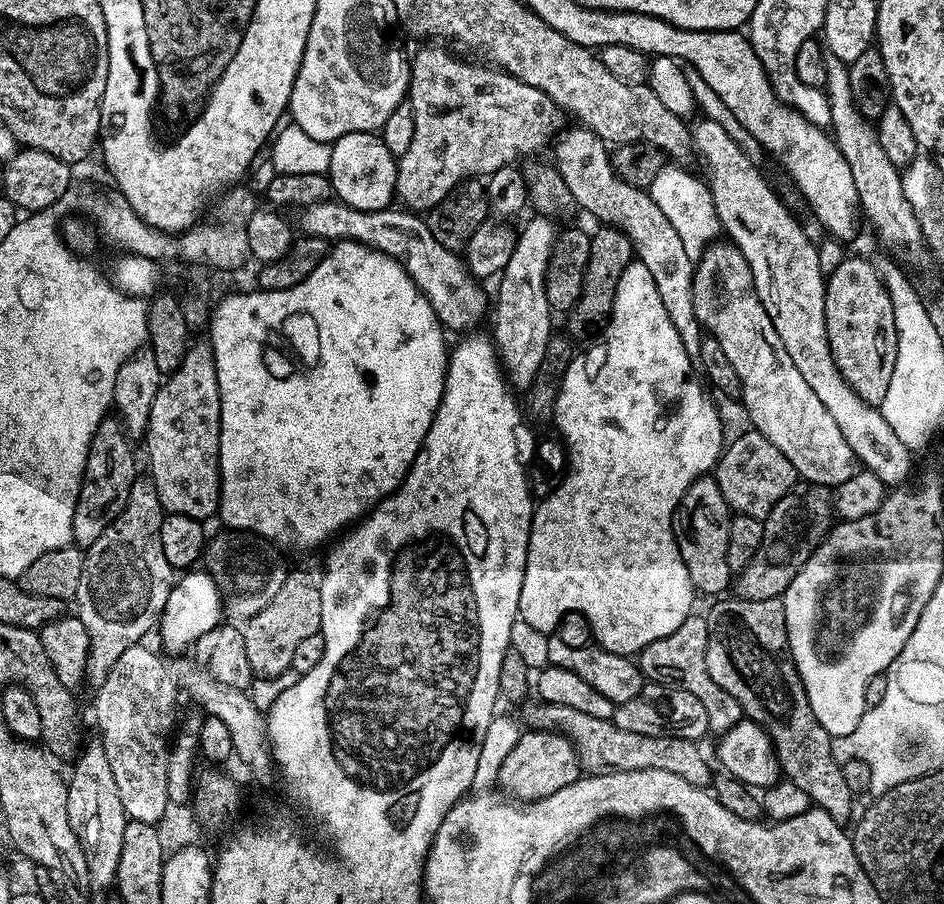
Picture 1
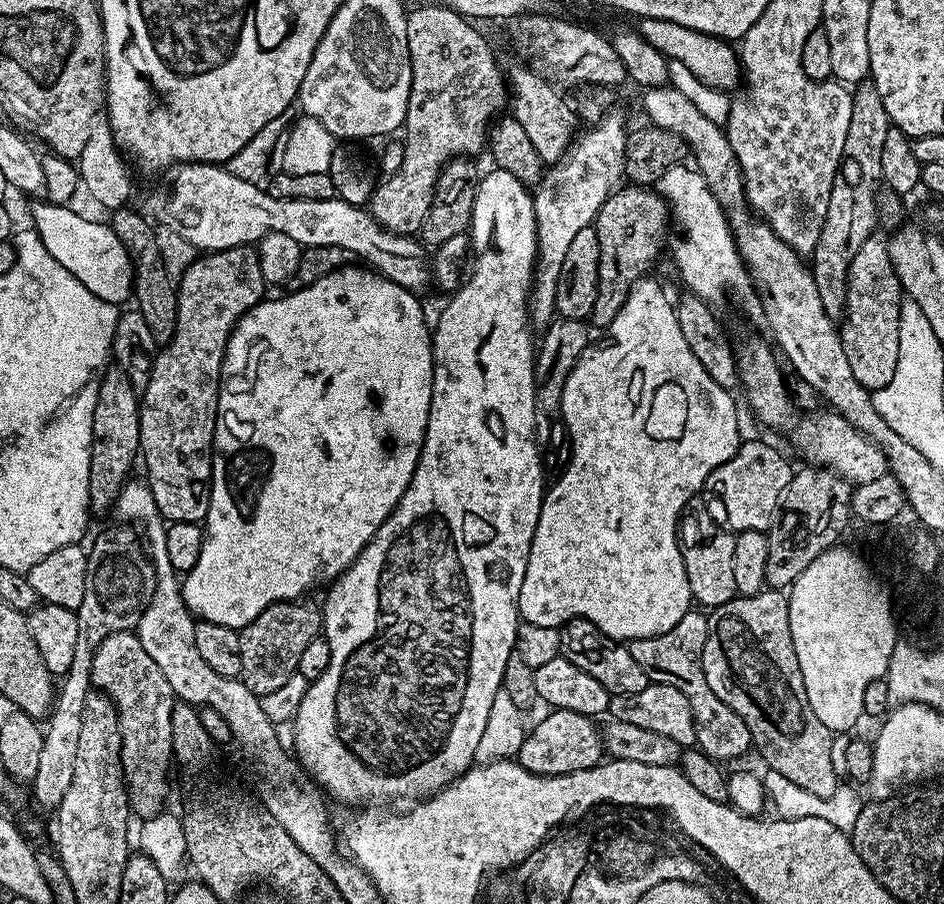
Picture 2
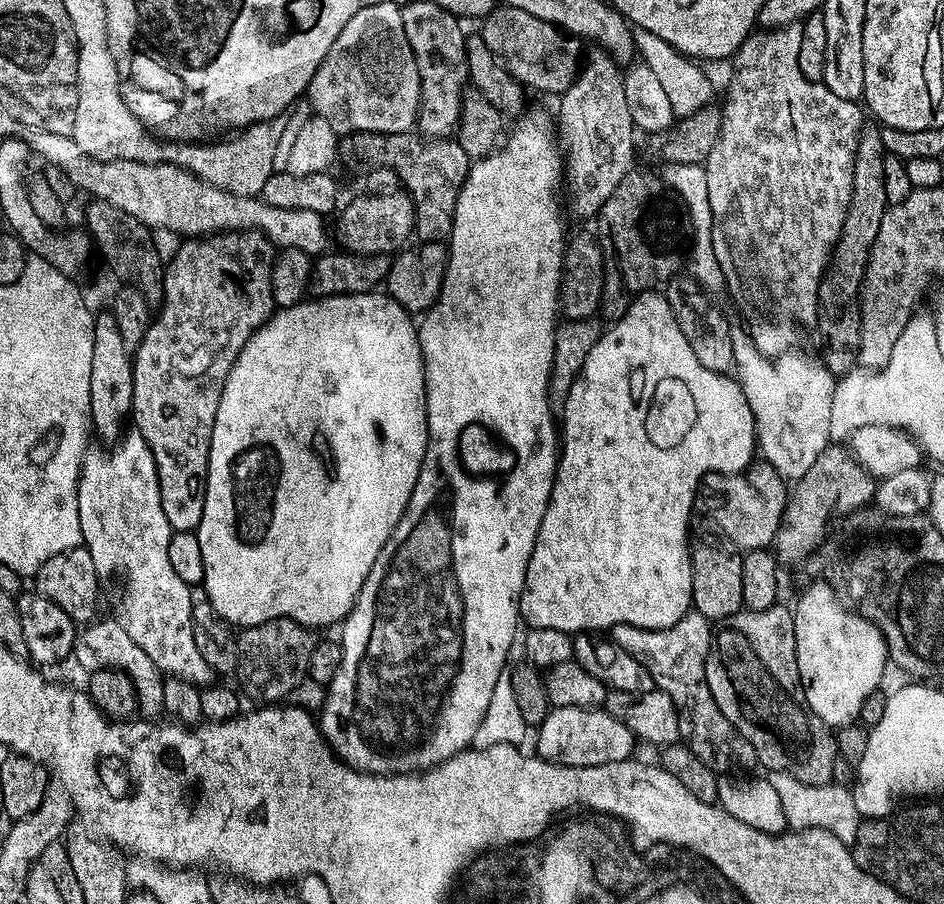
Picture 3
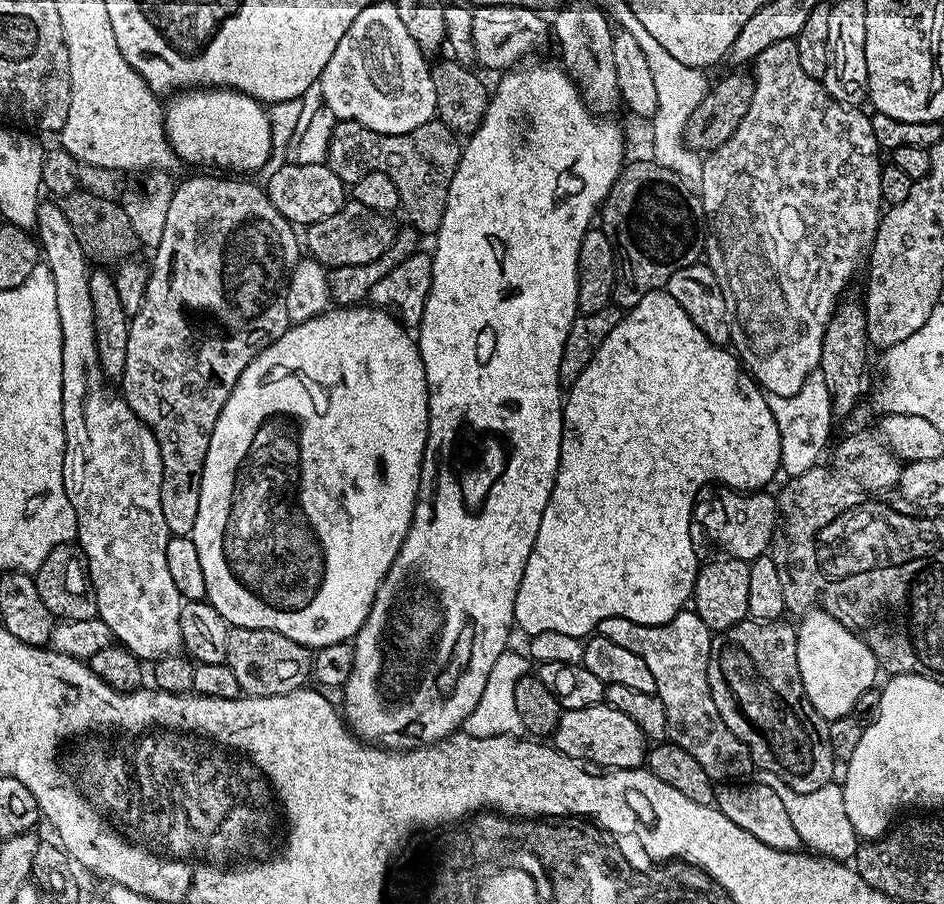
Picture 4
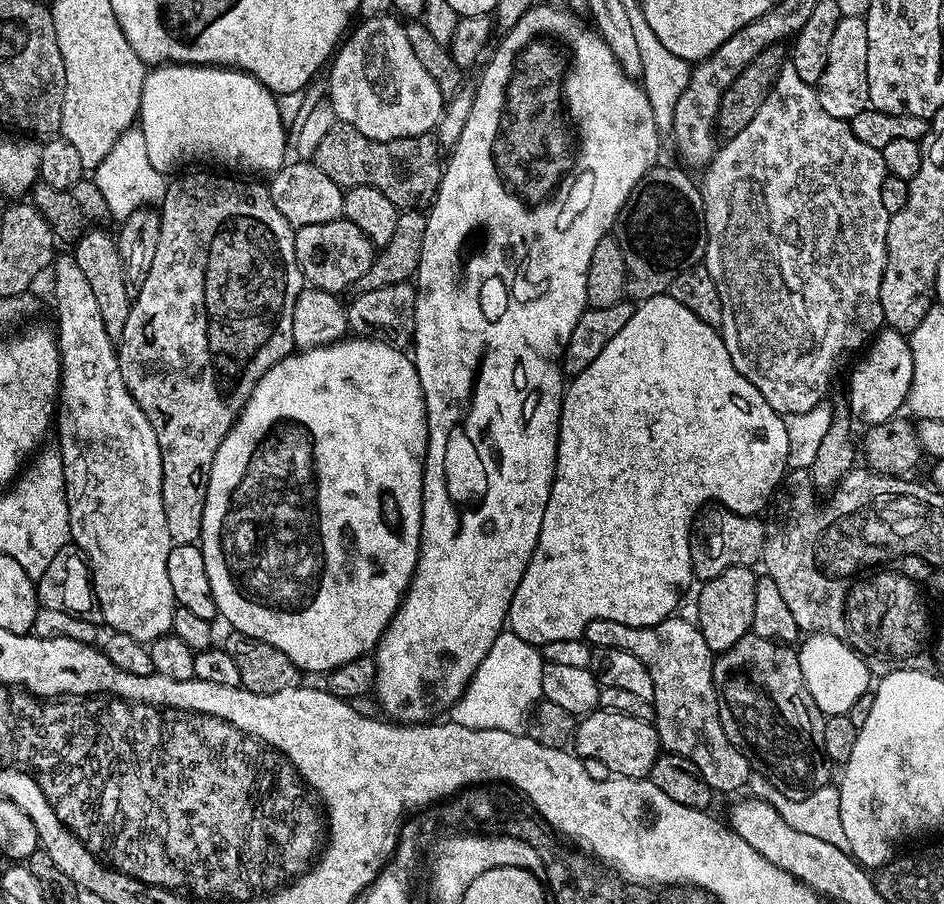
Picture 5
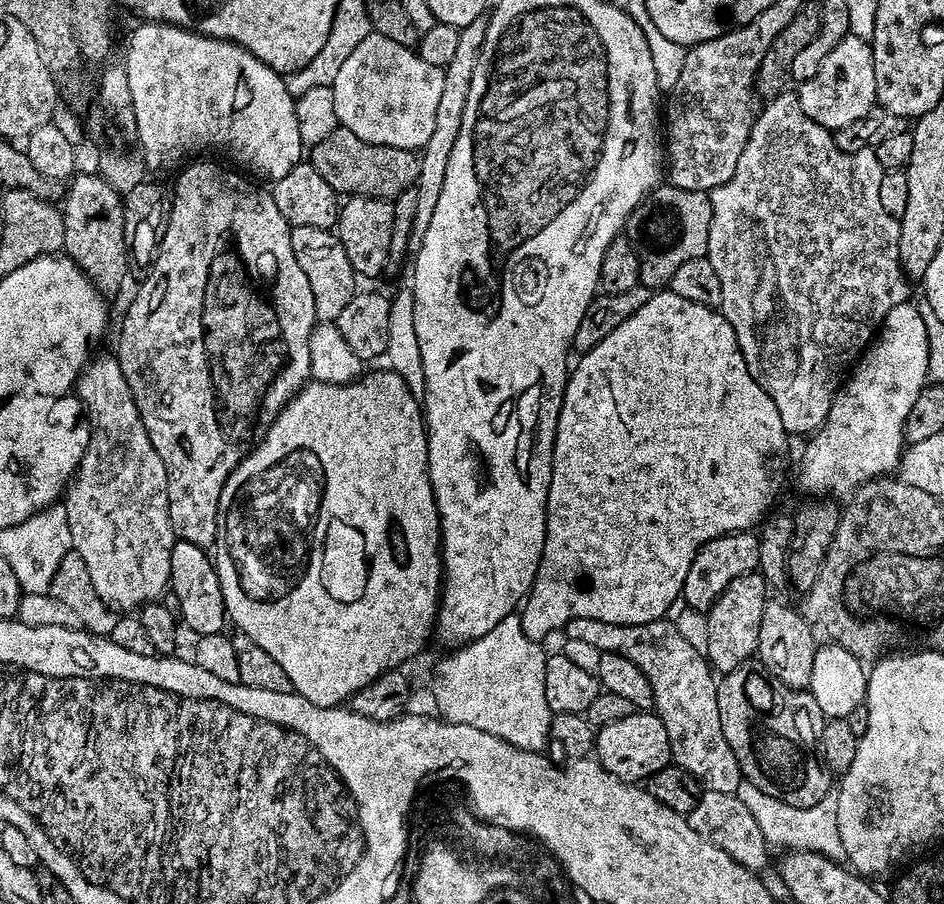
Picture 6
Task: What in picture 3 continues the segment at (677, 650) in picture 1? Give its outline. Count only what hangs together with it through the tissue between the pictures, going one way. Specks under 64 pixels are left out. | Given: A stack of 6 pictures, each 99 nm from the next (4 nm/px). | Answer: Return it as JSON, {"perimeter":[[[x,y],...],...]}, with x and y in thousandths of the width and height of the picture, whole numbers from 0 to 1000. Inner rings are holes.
{"perimeter":[[[731,675],[714,692],[709,695],[677,695],[666,690],[656,690],[646,696],[646,706],[663,723],[676,728],[680,737],[689,746],[692,758],[700,765],[710,768],[714,781],[718,785],[718,803],[720,819],[748,847],[752,847],[761,856],[780,856],[785,852],[797,852],[803,842],[799,825],[790,821],[786,811],[761,785],[761,777],[756,777],[756,768],[752,768],[752,759],[748,754],[748,732],[750,720],[754,717],[755,691],[743,677]]]}

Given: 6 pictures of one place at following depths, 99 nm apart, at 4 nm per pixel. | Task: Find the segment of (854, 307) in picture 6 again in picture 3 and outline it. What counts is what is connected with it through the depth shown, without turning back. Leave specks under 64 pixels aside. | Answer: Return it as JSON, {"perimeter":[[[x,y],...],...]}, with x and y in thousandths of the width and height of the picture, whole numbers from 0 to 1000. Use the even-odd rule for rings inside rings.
{"perimeter":[[[844,24],[817,33],[801,33],[786,46],[786,51],[778,63],[780,76],[776,77],[775,90],[771,93],[771,112],[765,115],[767,131],[763,152],[761,157],[756,157],[756,166],[752,166],[750,176],[744,183],[748,192],[748,211],[752,215],[754,275],[767,304],[769,323],[776,327],[784,338],[785,347],[792,353],[790,364],[799,383],[809,394],[817,396],[823,396],[831,389],[842,386],[843,375],[847,372],[847,358],[858,357],[859,360],[864,354],[869,309],[877,296],[881,287],[881,275],[890,262],[890,254],[894,249],[896,223],[903,219],[903,185],[913,145],[912,116],[908,112],[888,108],[888,104],[880,102],[873,92],[855,88],[850,77],[845,77],[845,55],[850,51],[851,32],[851,25]]]}

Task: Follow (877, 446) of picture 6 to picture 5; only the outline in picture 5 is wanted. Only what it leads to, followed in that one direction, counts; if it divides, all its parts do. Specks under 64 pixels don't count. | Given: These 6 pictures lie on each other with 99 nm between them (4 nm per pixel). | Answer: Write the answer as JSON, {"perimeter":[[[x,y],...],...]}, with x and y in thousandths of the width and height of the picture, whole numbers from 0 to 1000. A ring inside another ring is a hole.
{"perimeter":[[[943,362],[928,368],[915,392],[898,420],[896,441],[904,461],[911,463],[912,460],[916,470],[923,471],[946,463],[952,457],[949,455],[959,450],[968,418],[968,396],[963,373]]]}

